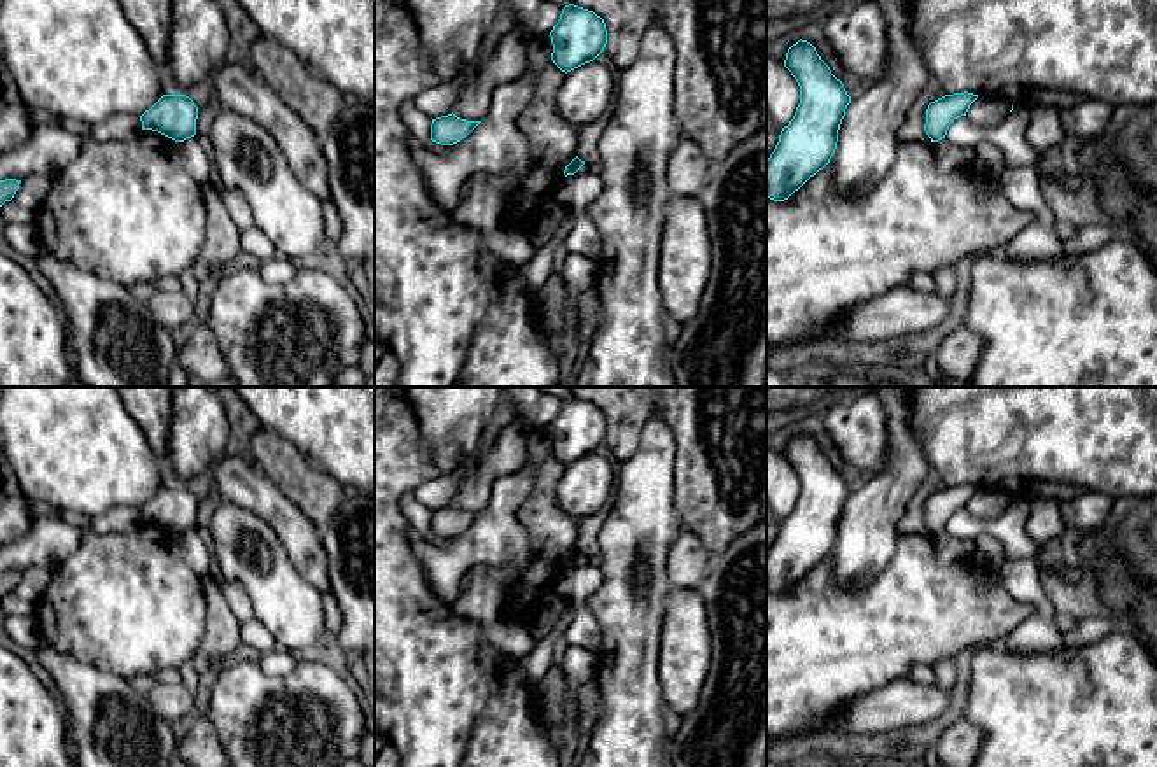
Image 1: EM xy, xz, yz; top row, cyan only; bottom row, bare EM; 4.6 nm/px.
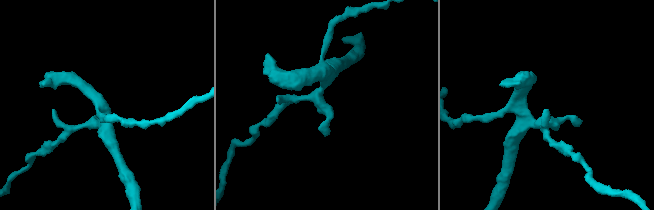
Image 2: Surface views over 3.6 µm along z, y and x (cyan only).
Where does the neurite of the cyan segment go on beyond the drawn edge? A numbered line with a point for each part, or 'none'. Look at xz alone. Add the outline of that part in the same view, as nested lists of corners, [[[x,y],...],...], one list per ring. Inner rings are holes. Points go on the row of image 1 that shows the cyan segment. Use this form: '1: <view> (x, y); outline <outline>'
none

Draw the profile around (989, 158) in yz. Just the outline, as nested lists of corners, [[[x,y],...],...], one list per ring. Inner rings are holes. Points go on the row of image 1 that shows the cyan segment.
[[[980,140],[973,147],[975,159],[970,165],[975,172],[989,173],[992,179],[999,179],[1006,170],[1003,151],[989,140]]]

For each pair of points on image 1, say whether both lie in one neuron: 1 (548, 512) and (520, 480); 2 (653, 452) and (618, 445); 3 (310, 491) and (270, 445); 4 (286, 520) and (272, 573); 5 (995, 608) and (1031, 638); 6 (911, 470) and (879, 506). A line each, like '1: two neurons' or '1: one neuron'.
1: two neurons
2: two neurons
3: one neuron
4: two neurons
5: two neurons
6: one neuron

